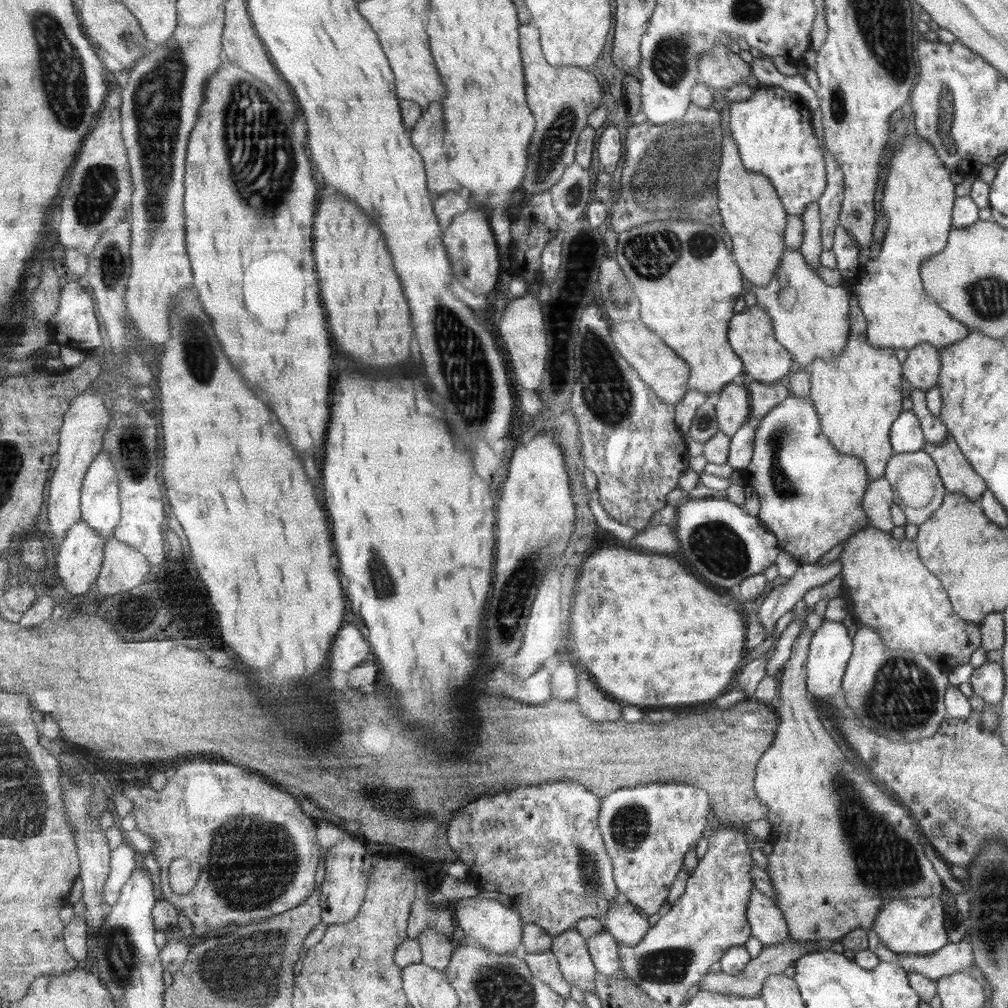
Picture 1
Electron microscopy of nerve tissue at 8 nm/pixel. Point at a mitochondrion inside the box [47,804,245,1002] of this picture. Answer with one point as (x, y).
(120, 948)

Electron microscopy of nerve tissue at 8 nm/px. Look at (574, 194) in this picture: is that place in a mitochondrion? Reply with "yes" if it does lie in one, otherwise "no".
yes

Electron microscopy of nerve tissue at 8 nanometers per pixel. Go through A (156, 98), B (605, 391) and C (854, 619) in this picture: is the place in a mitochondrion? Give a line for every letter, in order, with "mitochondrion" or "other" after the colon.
A: mitochondrion
B: mitochondrion
C: other

